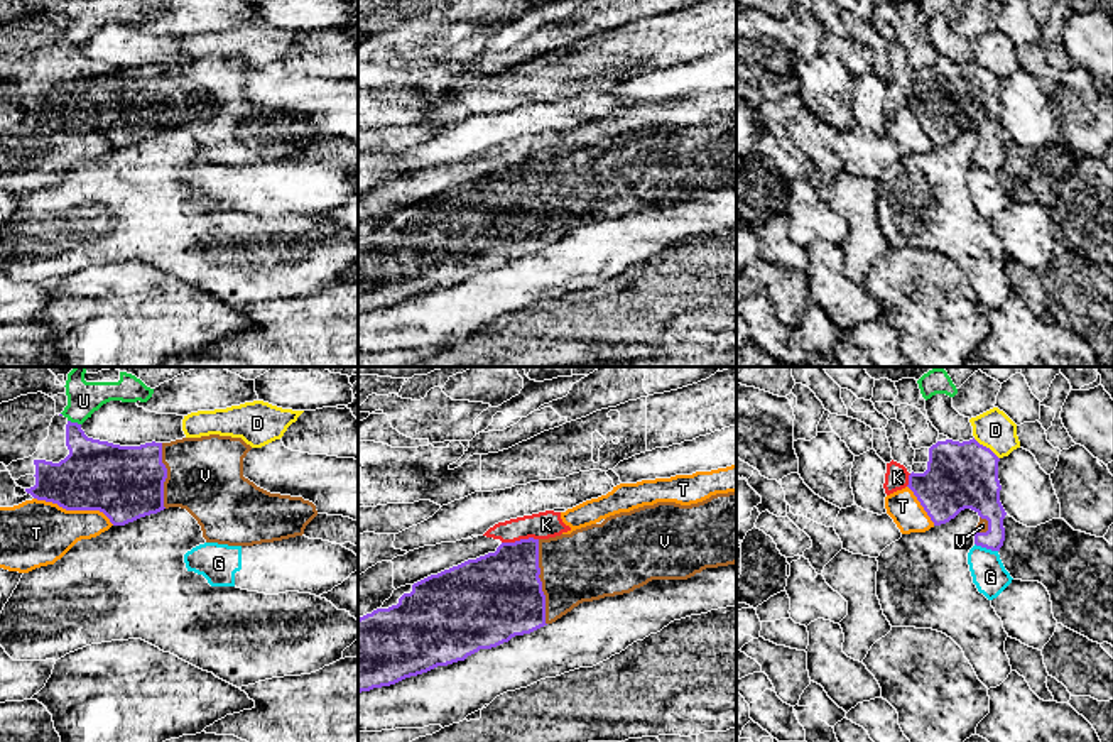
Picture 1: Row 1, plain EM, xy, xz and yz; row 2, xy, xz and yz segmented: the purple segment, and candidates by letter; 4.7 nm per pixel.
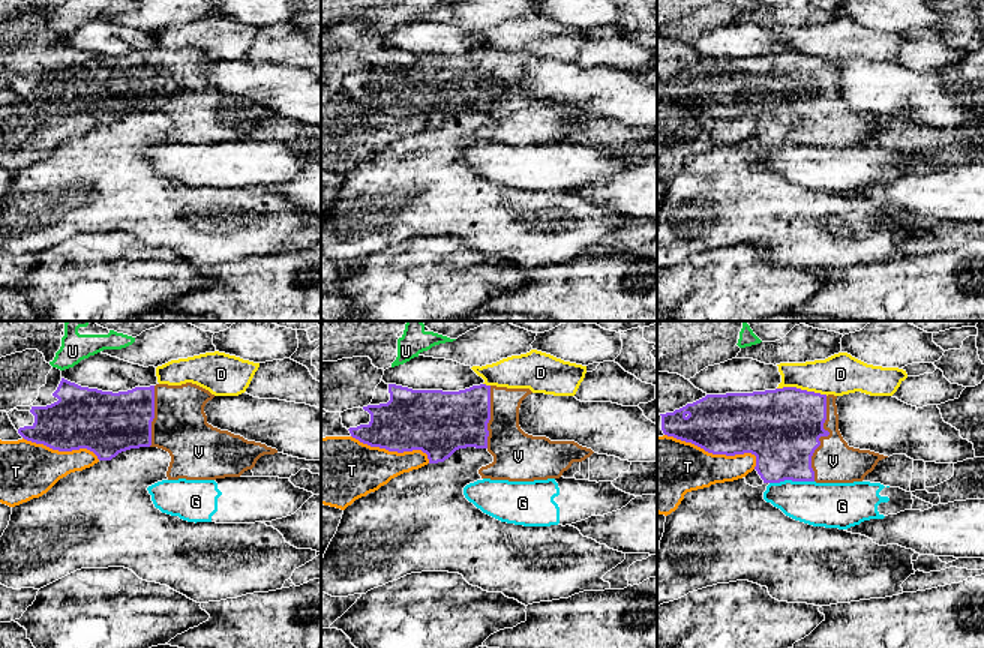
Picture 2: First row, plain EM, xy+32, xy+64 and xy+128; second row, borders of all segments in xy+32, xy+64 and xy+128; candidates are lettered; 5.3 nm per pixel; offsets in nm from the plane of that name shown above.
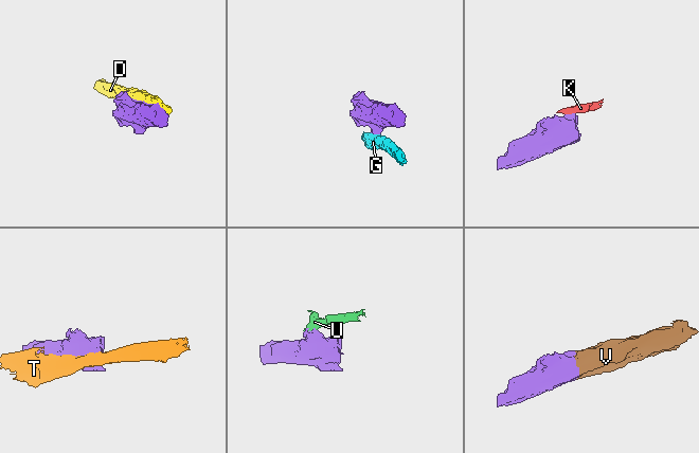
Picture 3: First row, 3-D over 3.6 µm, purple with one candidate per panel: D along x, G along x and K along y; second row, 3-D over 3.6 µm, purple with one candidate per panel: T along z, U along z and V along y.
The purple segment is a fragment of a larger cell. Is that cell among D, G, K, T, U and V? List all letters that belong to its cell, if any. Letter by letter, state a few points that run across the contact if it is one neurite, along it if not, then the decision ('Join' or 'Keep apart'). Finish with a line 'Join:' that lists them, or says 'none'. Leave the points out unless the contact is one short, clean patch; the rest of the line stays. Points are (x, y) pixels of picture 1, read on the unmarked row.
D: Keep apart
G: Line: yz (975, 164), (997, 173). Keep apart
K: Line: xz (537, 159), (502, 164). Keep apart
T: Keep apart
U: Line: xy (68, 41), (80, 46). Keep apart
V: Join
Join: V

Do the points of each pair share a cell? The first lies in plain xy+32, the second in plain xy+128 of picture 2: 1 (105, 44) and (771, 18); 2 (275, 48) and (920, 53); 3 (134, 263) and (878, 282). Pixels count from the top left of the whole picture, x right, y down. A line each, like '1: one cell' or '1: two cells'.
1: two cells
2: one cell
3: two cells

